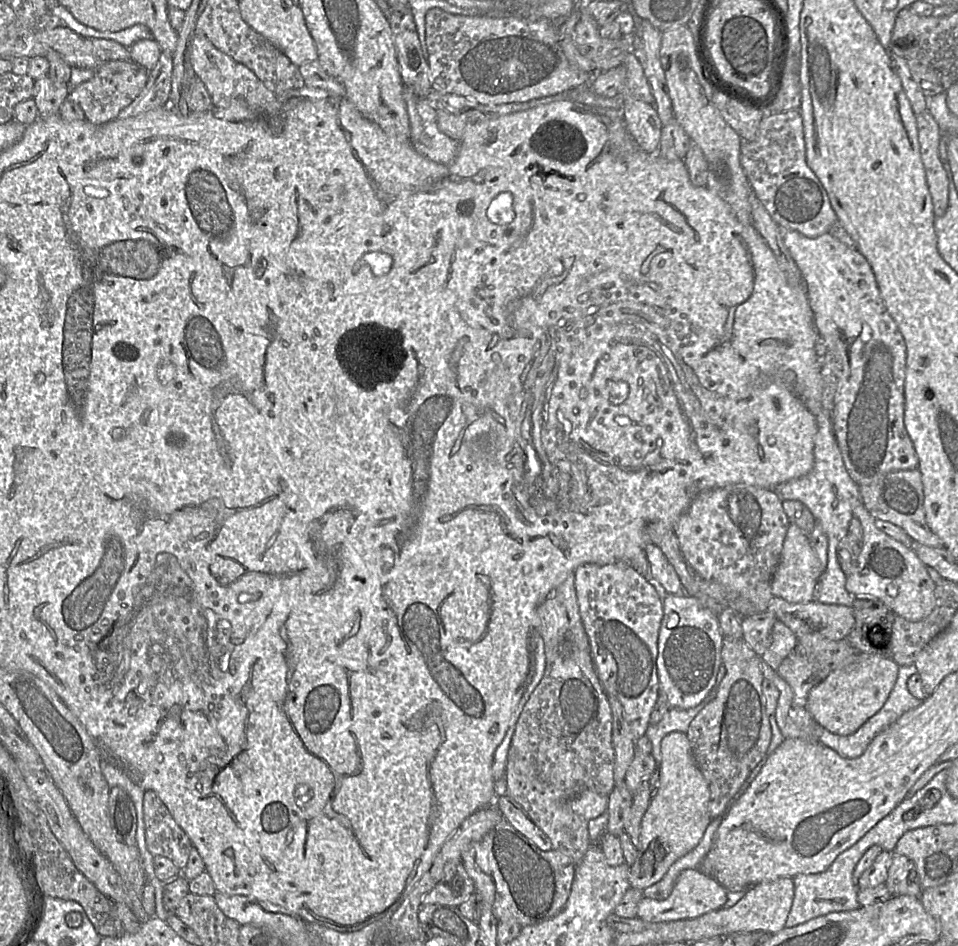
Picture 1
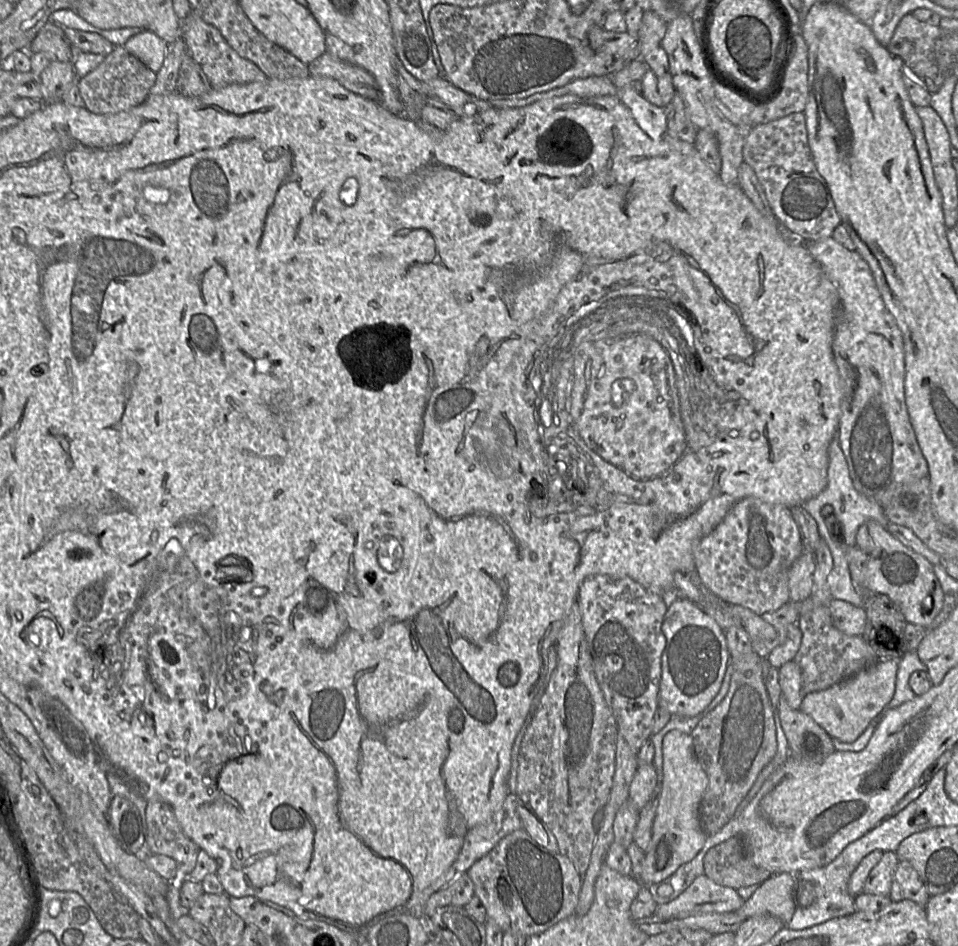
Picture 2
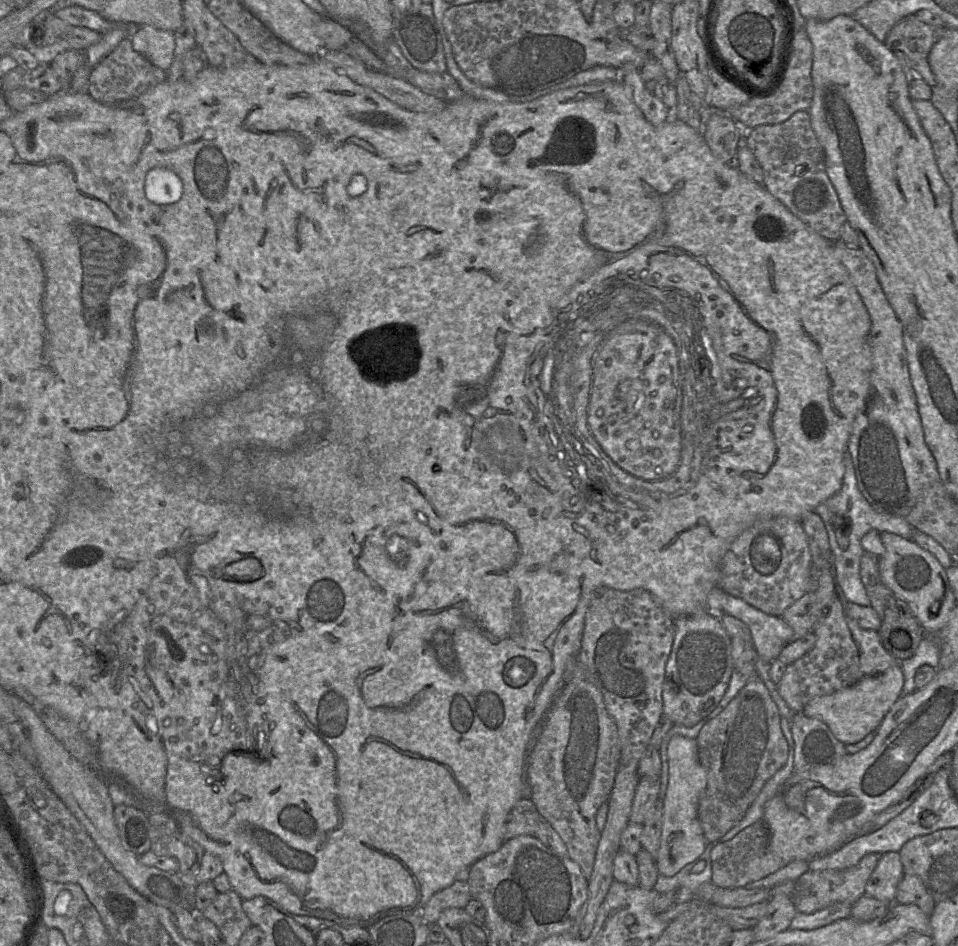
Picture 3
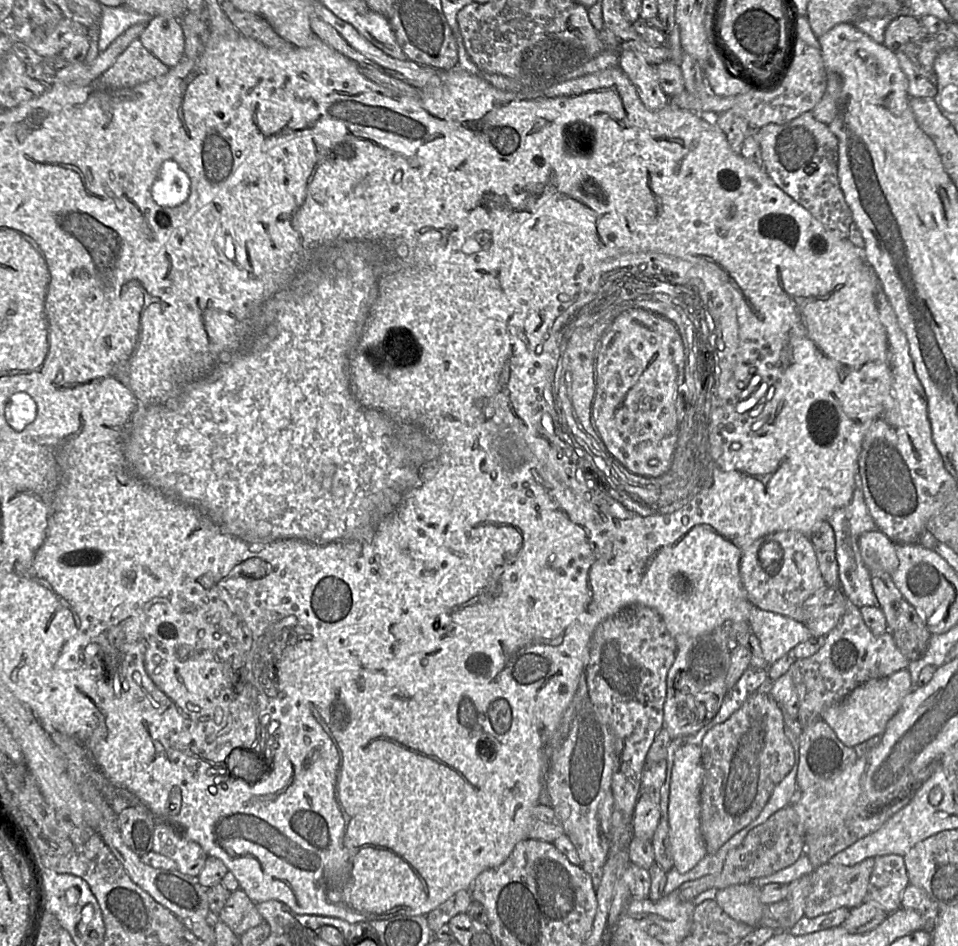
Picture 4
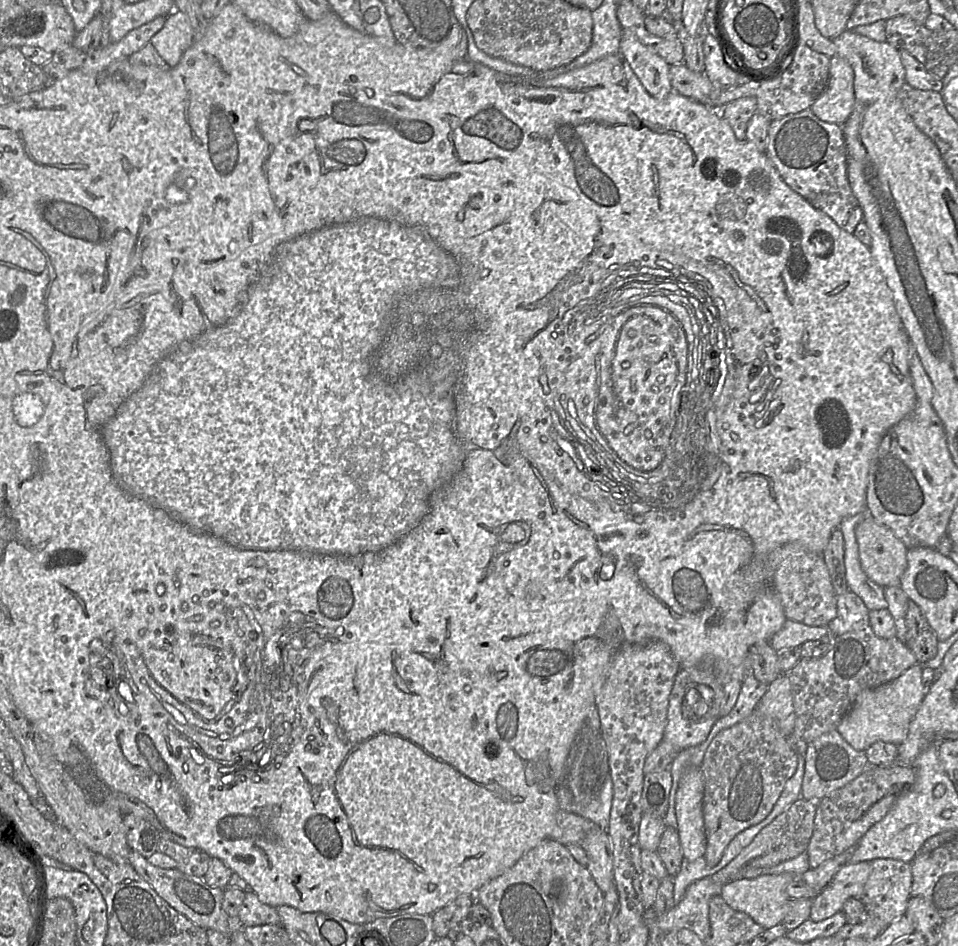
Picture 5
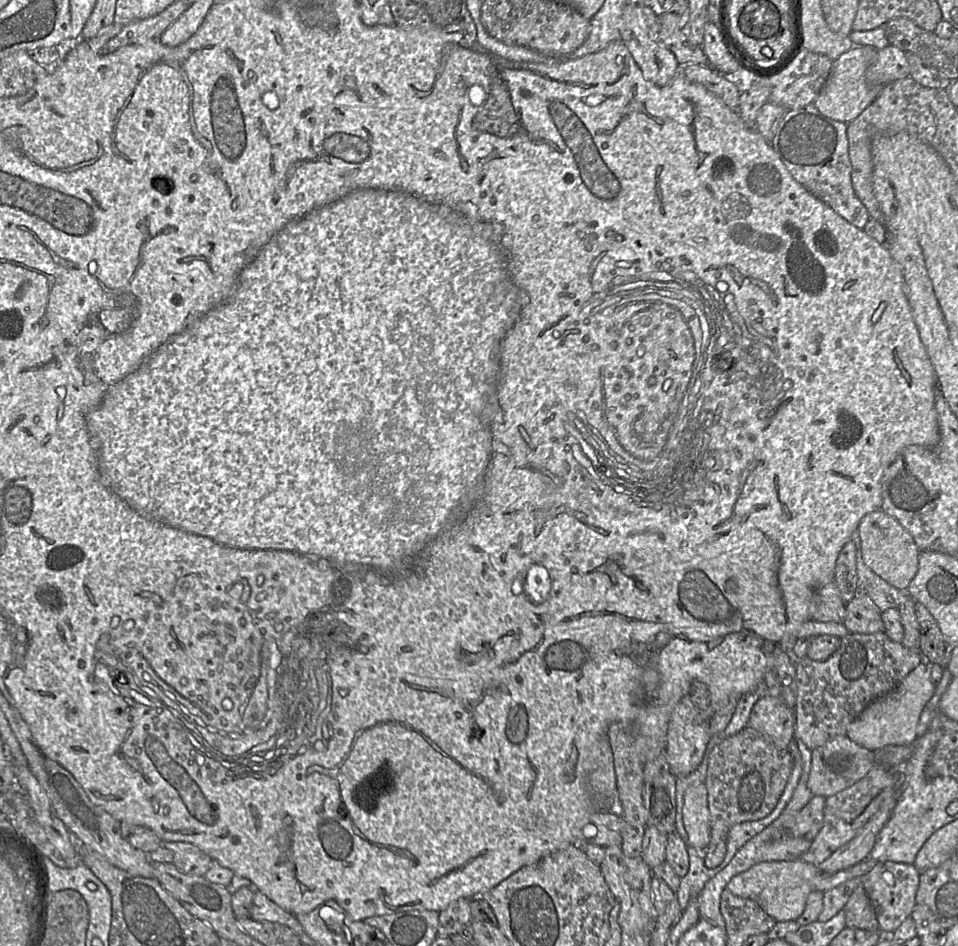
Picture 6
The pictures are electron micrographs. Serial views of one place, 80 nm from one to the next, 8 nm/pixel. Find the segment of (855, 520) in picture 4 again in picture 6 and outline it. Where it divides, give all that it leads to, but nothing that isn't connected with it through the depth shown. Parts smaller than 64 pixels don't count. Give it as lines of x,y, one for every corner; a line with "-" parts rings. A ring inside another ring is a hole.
857,530
852,534
851,540
857,548
856,566
859,591
864,591
881,612
889,608
897,608
900,604
911,598
906,591
901,591
889,585
864,564
861,555
861,542

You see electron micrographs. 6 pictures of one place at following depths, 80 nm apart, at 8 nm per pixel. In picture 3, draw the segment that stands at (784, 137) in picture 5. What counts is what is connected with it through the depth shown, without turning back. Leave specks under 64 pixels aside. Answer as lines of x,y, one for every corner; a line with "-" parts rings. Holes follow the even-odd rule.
799,110
779,124
764,124
748,129
743,142
753,152
762,168
763,185
768,192
786,206
810,230
829,241
841,241
840,231
847,218
837,192
827,175
825,152
812,129
809,111

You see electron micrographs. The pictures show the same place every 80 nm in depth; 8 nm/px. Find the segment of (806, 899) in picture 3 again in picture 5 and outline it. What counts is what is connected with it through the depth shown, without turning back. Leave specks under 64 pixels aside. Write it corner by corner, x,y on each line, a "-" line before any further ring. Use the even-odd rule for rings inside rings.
871,861
843,865
831,881
813,898
810,919
827,919
843,909
849,898
860,898
872,870

